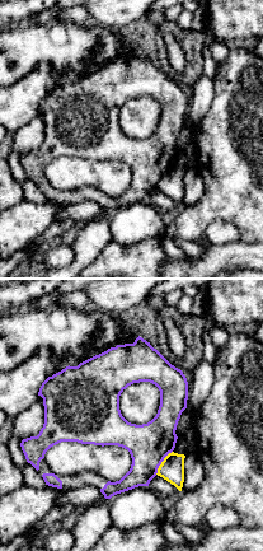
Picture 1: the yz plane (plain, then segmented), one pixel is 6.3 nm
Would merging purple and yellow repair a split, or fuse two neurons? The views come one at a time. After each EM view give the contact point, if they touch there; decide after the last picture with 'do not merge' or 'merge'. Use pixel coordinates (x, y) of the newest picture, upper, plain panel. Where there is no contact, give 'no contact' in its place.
meets purple at (161, 176)

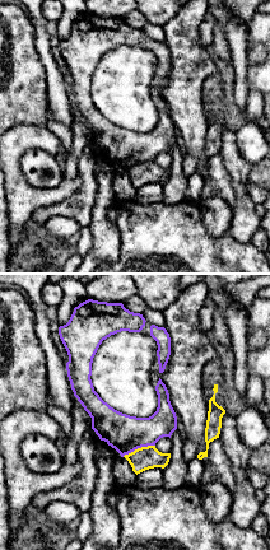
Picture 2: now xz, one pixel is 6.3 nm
meets purple at (138, 162)

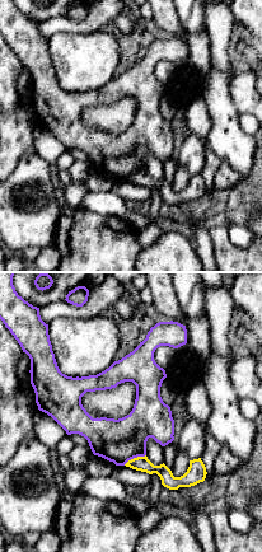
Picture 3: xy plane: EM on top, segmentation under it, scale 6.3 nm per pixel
meets purple at (134, 172)

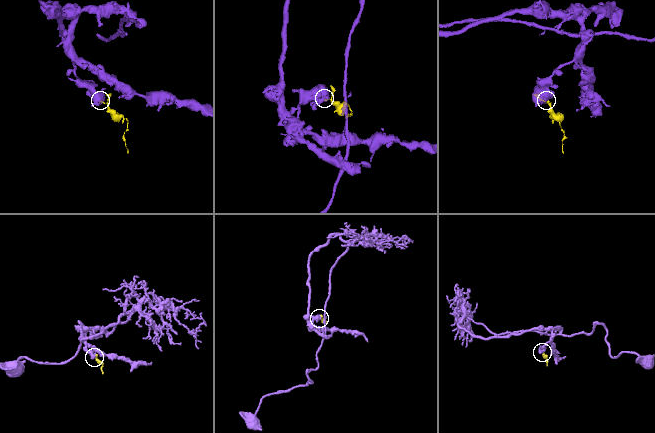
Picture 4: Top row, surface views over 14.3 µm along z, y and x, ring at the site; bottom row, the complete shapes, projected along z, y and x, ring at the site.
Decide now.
do not merge

